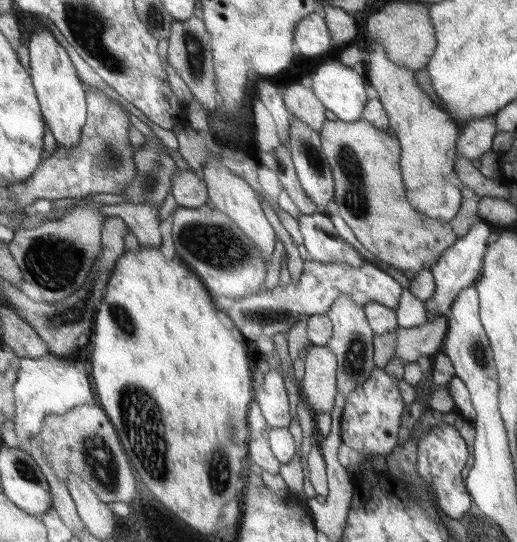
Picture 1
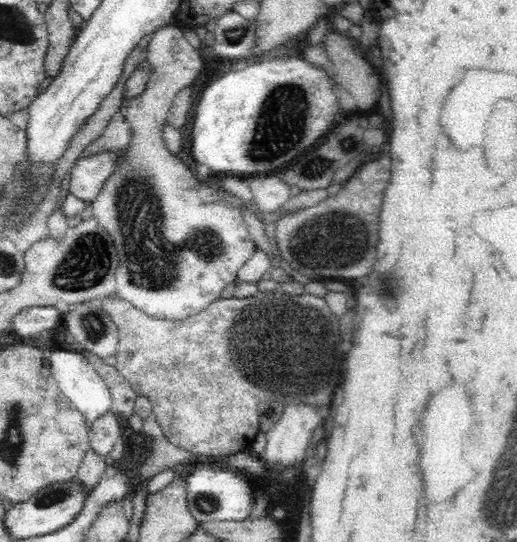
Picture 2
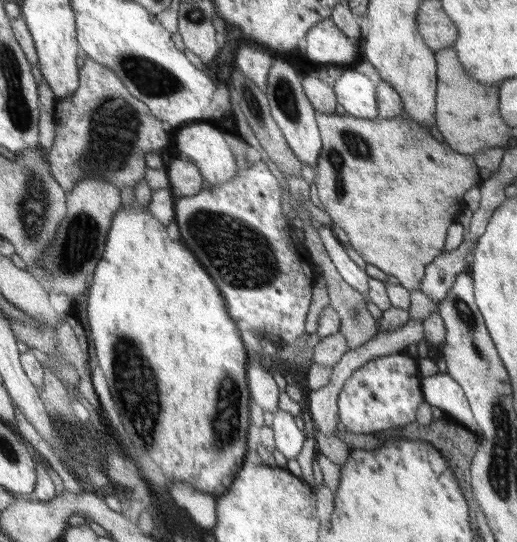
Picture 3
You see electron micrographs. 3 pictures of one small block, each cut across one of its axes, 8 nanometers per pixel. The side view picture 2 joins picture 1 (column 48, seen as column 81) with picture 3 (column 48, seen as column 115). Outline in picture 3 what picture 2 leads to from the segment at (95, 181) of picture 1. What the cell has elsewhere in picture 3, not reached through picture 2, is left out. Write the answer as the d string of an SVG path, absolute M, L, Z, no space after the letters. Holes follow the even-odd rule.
M87 57L79 69L78 88L69 98L55 99L52 117L55 137L51 150L45 152L46 162L66 192L83 178L102 180L118 190L134 188L143 179L146 155L159 153L169 142L146 103L139 102L113 70Z

